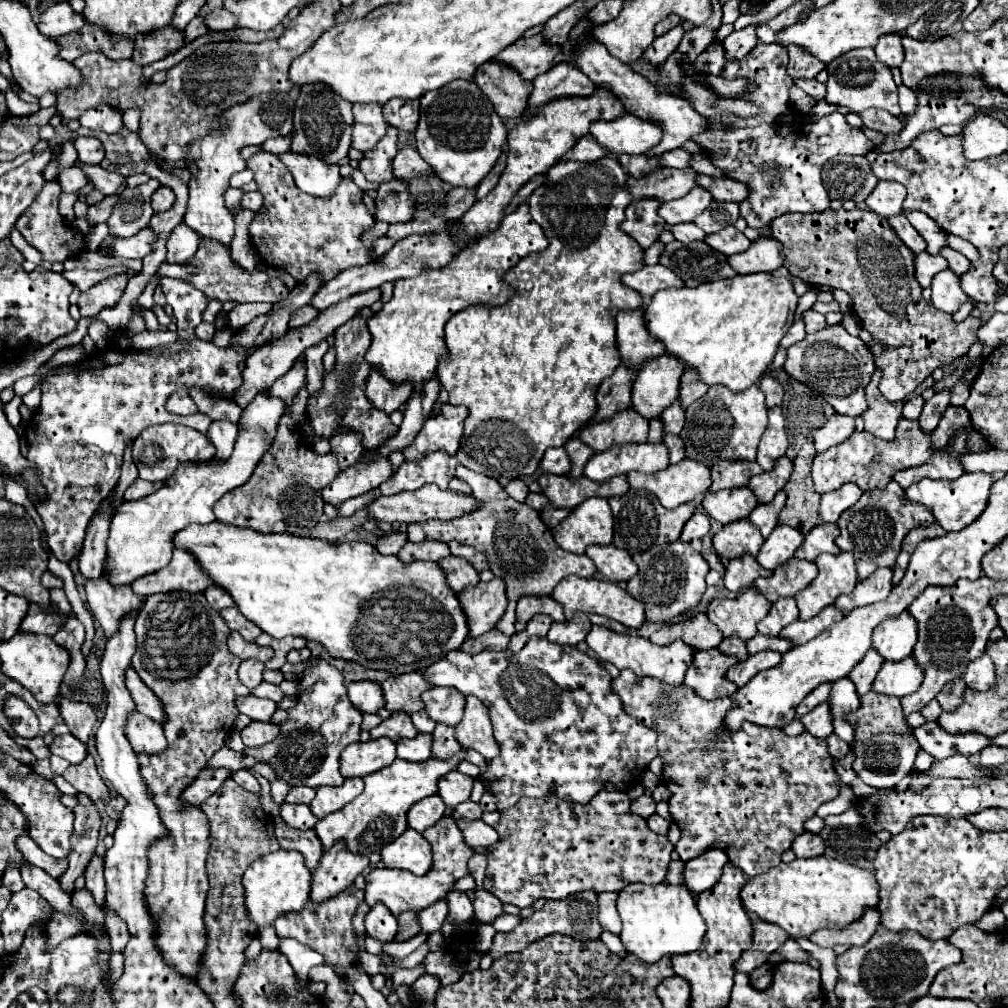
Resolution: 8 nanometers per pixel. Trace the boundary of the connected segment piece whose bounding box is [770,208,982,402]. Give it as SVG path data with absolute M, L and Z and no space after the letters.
M824 210L810 214L784 214L770 224L772 236L784 248L784 266L792 276L802 278L810 286L828 286L832 290L844 290L854 300L854 314L860 326L870 332L872 340L868 348L874 354L876 368L882 370L880 392L886 400L898 402L912 394L936 368L952 366L962 358L976 342L976 332L982 326L980 318L968 316L962 322L954 322L952 314L938 312L932 302L922 298L922 288L914 276L914 252L910 252L902 240L888 226L888 220L866 210Z

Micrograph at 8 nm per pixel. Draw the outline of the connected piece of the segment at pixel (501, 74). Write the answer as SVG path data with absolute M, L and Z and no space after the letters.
M486 62L478 68L474 82L490 98L500 118L520 118L528 108L526 100L530 98L532 84L522 80L512 68Z

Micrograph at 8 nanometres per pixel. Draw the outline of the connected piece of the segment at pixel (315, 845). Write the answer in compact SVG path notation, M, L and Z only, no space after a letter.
M276 818L274 824L276 824L276 838L278 838L280 846L286 848L286 850L302 852L302 856L306 860L306 866L310 870L318 868L324 850L322 850L322 842L318 840L316 832L314 830L296 830L296 828L290 828L280 818Z

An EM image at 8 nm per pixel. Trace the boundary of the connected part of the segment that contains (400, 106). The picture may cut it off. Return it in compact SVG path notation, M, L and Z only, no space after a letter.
M390 100L384 104L386 122L398 130L414 132L418 124L418 100Z

